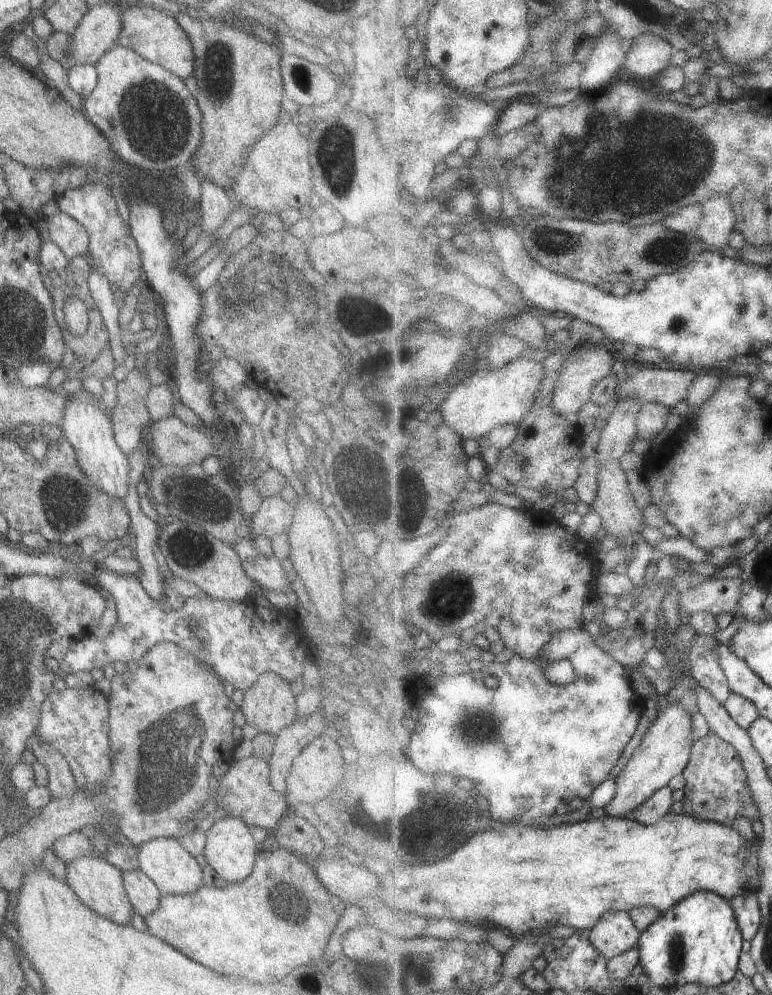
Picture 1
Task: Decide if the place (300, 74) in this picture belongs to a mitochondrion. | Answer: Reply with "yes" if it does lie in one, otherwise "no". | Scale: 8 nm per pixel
yes

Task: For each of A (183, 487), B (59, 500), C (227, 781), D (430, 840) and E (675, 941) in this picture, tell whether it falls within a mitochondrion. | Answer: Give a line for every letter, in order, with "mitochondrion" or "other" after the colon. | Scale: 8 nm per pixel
A: mitochondrion
B: mitochondrion
C: other
D: mitochondrion
E: mitochondrion

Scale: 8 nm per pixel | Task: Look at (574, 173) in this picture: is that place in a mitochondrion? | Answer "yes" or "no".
yes

